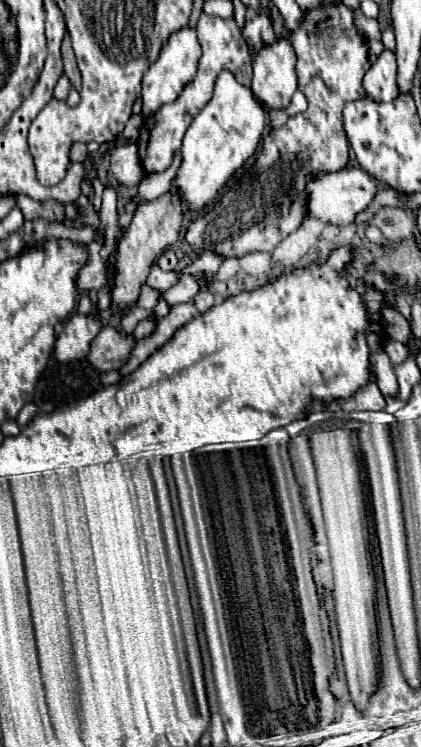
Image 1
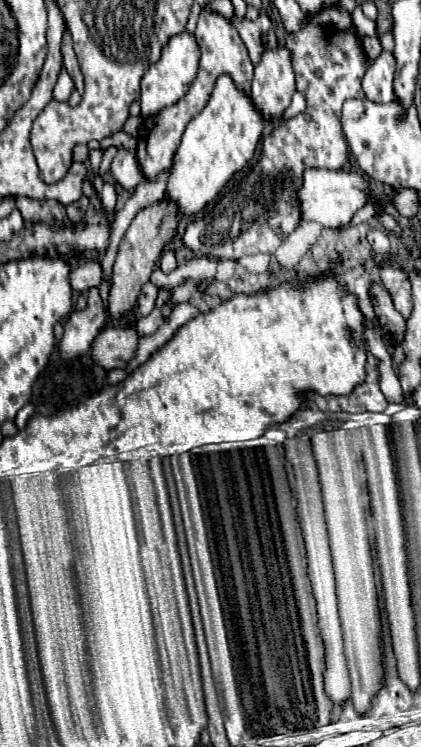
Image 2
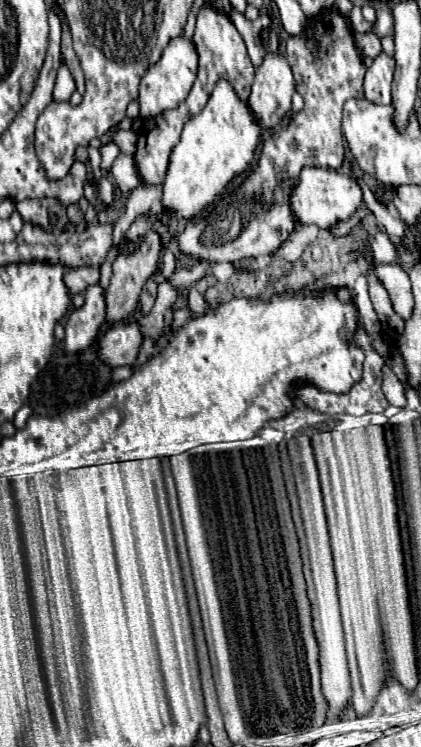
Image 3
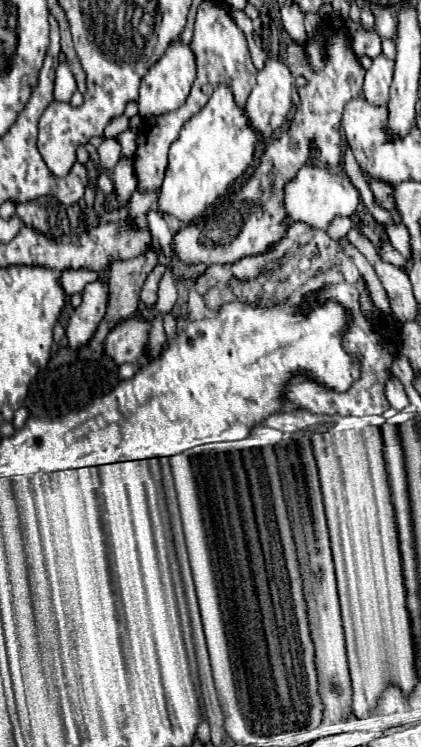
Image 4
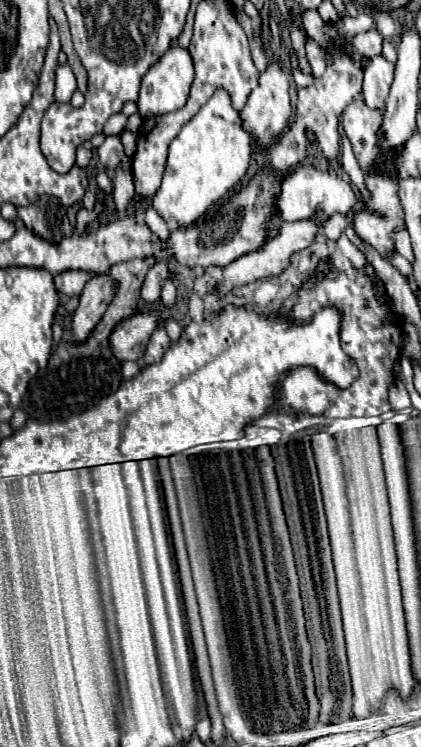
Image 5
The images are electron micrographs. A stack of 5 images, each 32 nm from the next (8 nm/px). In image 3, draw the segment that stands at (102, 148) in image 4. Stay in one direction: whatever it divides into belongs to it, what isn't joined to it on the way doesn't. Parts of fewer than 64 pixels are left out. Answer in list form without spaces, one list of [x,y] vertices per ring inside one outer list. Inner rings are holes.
[[[108,142],[108,144],[102,144],[98,150],[100,150],[100,156],[102,156],[102,164],[100,164],[100,168],[108,172],[108,170],[112,168],[112,162],[114,162],[116,156],[120,154],[120,148],[118,148],[114,142]]]

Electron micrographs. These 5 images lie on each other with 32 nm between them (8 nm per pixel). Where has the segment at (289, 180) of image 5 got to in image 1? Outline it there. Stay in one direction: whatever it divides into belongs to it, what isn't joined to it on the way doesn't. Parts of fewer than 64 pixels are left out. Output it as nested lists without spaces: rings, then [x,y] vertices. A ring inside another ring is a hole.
[[[344,168],[340,172],[320,172],[320,176],[312,176],[304,194],[308,200],[308,218],[322,220],[324,224],[348,226],[354,222],[354,216],[374,200],[376,186],[372,176],[368,176],[362,168]]]

